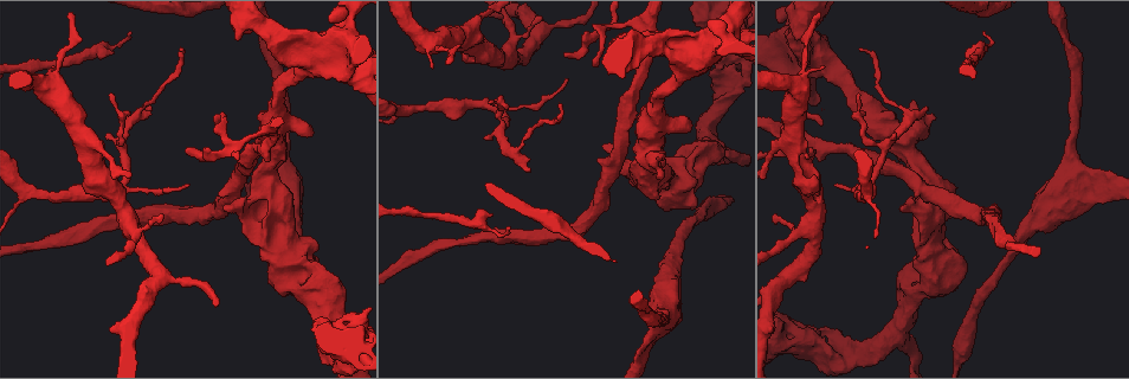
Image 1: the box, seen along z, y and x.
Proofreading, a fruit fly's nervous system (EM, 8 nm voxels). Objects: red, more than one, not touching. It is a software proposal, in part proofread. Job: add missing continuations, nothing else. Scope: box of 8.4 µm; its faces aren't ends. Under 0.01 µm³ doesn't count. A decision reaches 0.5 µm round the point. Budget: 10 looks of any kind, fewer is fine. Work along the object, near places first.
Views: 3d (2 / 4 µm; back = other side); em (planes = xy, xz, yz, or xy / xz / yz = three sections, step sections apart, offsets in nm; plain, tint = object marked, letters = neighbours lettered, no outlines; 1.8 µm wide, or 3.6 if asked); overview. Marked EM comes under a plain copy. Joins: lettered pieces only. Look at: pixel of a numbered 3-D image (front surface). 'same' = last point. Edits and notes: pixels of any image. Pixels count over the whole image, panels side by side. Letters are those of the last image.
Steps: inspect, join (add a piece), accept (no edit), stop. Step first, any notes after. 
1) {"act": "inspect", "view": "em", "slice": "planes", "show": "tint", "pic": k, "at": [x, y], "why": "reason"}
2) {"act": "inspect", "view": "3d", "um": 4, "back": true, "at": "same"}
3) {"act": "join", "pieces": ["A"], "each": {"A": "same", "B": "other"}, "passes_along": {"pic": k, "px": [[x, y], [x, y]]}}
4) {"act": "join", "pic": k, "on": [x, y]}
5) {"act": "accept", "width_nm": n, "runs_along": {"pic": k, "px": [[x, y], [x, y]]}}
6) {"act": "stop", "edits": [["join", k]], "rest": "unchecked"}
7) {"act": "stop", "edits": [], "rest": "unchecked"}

{"act": "inspect", "view": "3d", "um": 4, "pic": 1, "at": [57, 89], "why": "a fork"}

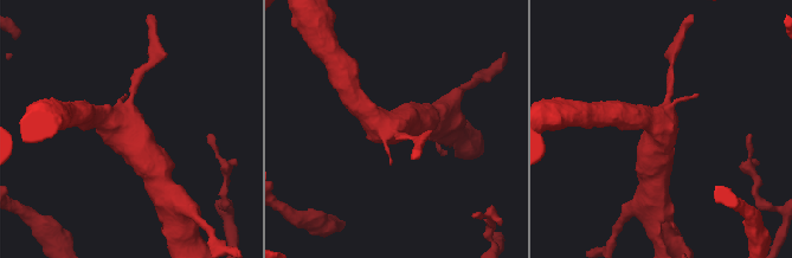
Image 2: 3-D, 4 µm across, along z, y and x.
{"act": "inspect", "view": "em", "slice": "xz", "step": 16, "show": "letters", "pic": 2, "at": [656, 122], "arms": 3}

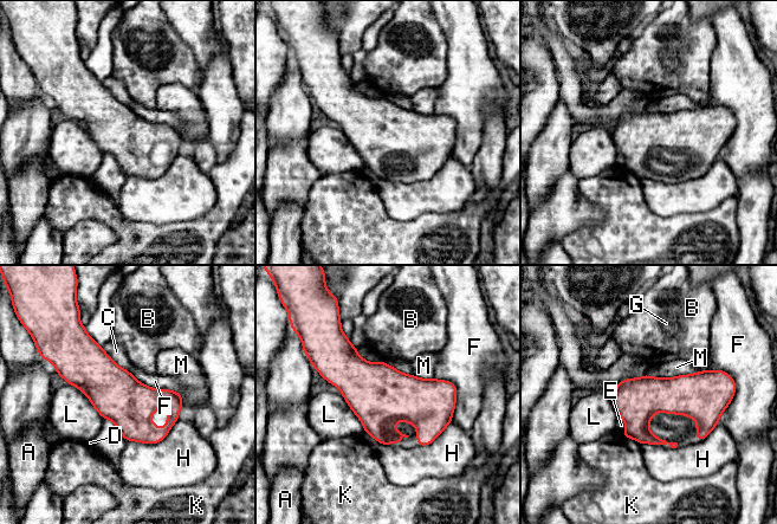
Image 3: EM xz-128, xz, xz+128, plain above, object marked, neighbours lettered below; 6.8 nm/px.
{"act": "accept", "longest_contact_nm": ["H", 380], "each": {"A": "other", "B": "other", "C": "other", "D": "other", "E": "other", "F": "other", "G": "other", "H": "other", "K": "other", "L": "other", "M": "other"}, "found": "none of them fits"}

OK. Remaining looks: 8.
{"act": "inspect", "view": "3d", "um": 2, "back": true, "pic": 1, "at": [925, 107], "why": "free end"}

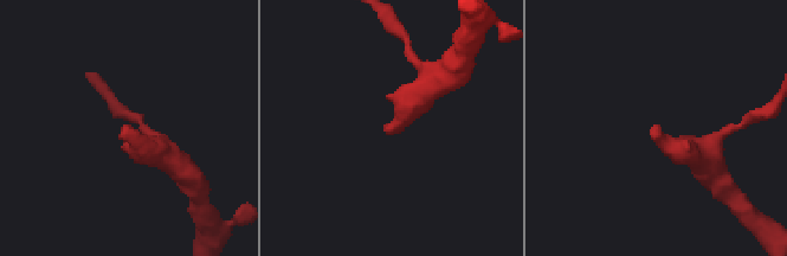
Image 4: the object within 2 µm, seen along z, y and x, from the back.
{"act": "inspect", "view": "em", "slice": "xz", "step": 4, "show": "letters", "pic": 4, "at": [385, 130], "why": "need the tissue"}

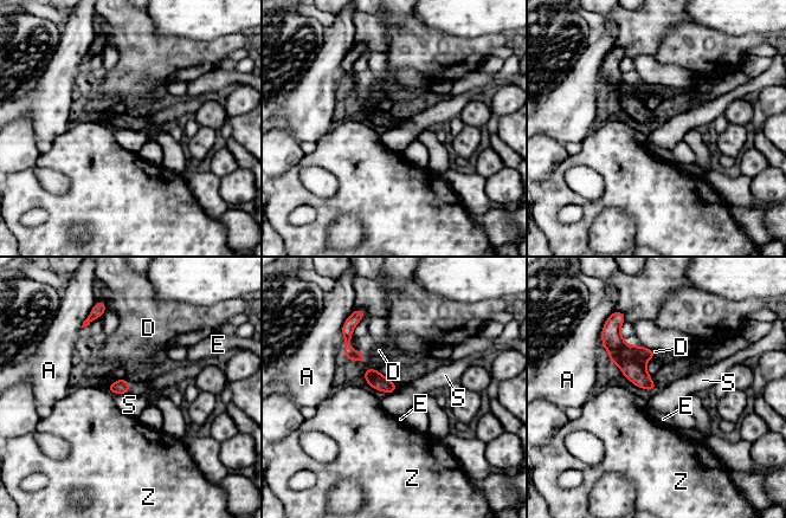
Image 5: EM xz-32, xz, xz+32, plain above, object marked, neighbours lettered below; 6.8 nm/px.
{"act": "accept", "width_nm": 100, "each": {"A": "other", "D": "other", "E": "other", "S": "other", "Z": "other"}, "found": "none of them fits"}

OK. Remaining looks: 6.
{"act": "inspect", "view": "3d", "um": 4, "pic": 1, "at": [691, 173], "why": "abrupt turn"}

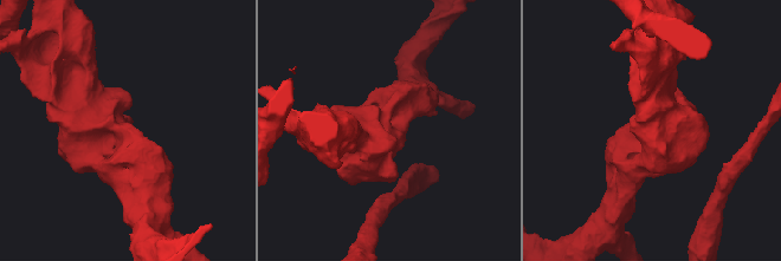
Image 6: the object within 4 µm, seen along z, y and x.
{"act": "inspect", "view": "em", "um": 3.6, "slice": "xy", "step": 4, "show": "tint", "pic": 6, "at": [117, 146]}

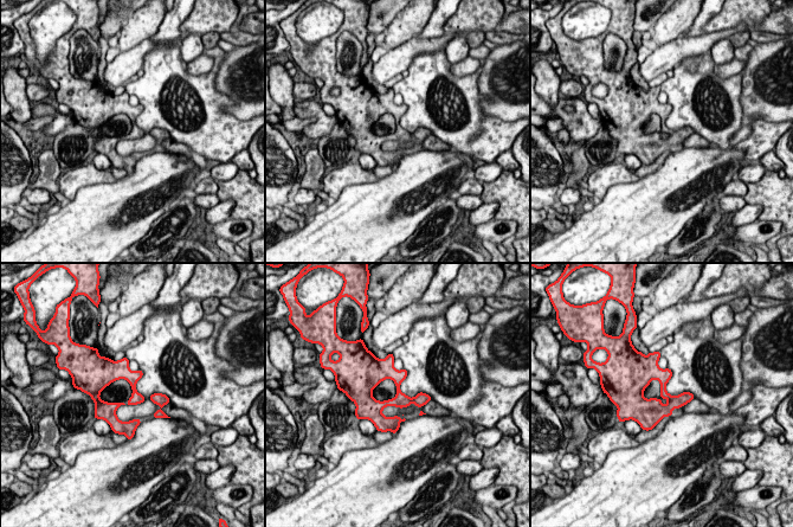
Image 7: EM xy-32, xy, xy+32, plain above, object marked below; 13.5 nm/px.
{"act": "inspect", "view": "em", "um": 3.6, "slice": "planes", "show": "letters", "at": "same", "why": "cut it another way"}

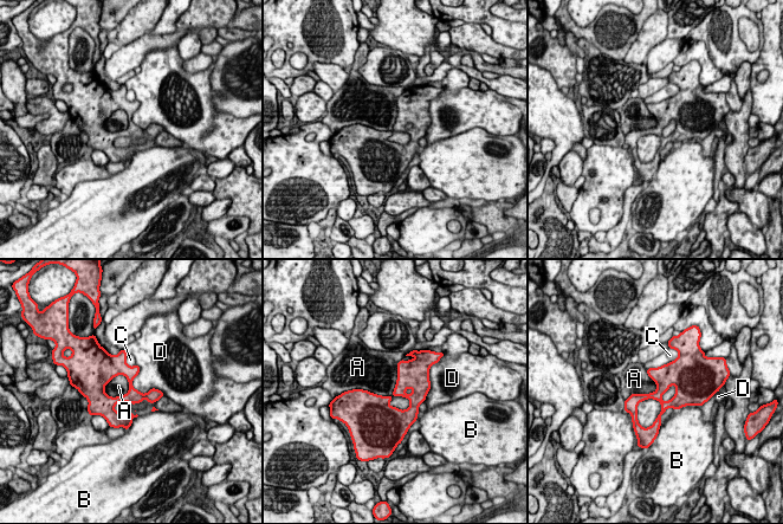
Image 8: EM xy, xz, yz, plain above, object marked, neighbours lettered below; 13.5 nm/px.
{"act": "accept", "each": {"A": "other", "B": "other", "C": "other", "D": "other"}, "border": {"pic": 8, "px": [[401, 358], [390, 395], [355, 389]]}, "found": "no lettered piece goes on from it"}

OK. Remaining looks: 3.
{"act": "inspect", "view": "3d", "um": 4, "pic": 1, "at": [794, 346], "why": "abrupt turn"}

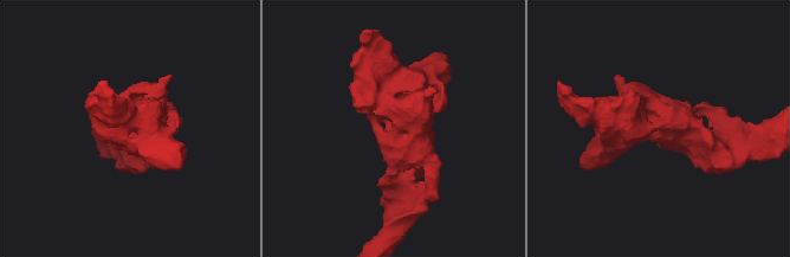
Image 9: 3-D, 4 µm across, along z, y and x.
{"act": "inspect", "view": "em", "slice": "xz", "step": 16, "show": "tint", "pic": 9, "at": [660, 130], "why": "need the tissue"}

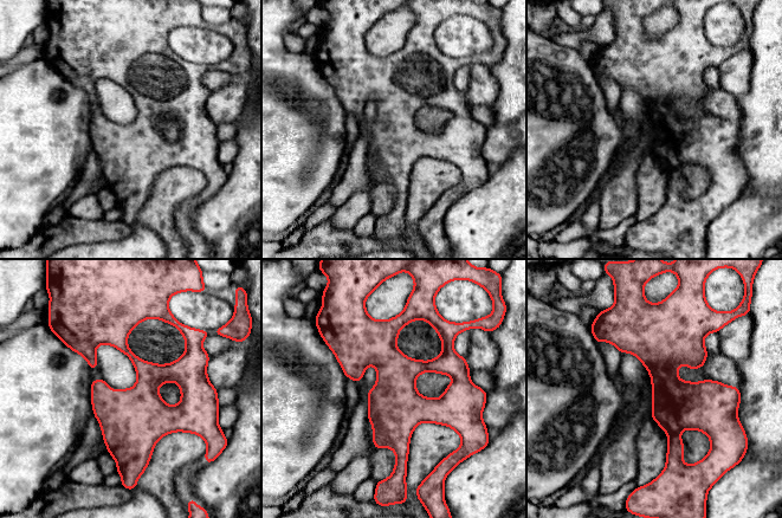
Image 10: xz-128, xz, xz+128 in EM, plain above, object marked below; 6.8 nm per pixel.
{"act": "inspect", "view": "em", "slice": "xz", "step": 16, "show": "letters", "at": "same"}

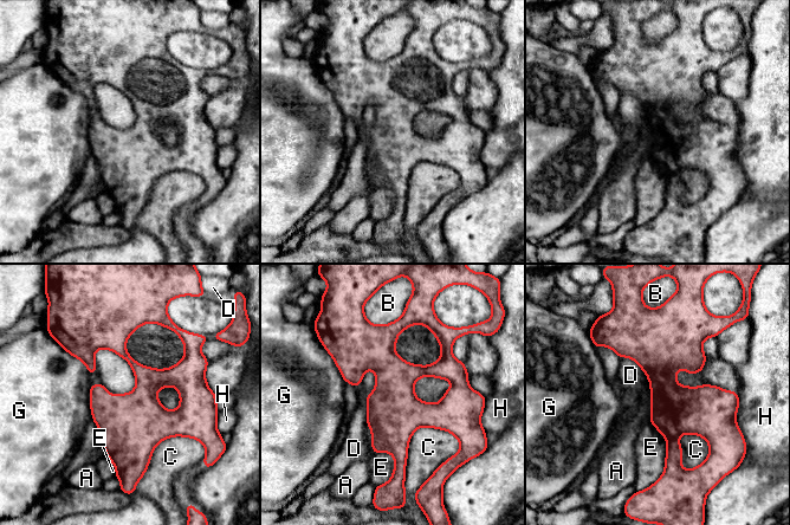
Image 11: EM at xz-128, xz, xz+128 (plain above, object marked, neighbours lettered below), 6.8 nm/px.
{"act": "accept", "each": {"A": "other", "B": "other", "C": "other", "D": "other", "E": "other", "G": "other", "H": "other"}, "runs_along": {"pic": 11, "px": [[399, 325], [388, 336], [397, 467]]}, "found": "no lettered piece goes on from it"}

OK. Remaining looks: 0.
{"act": "stop", "edits": [], "rest": "unchecked"}

